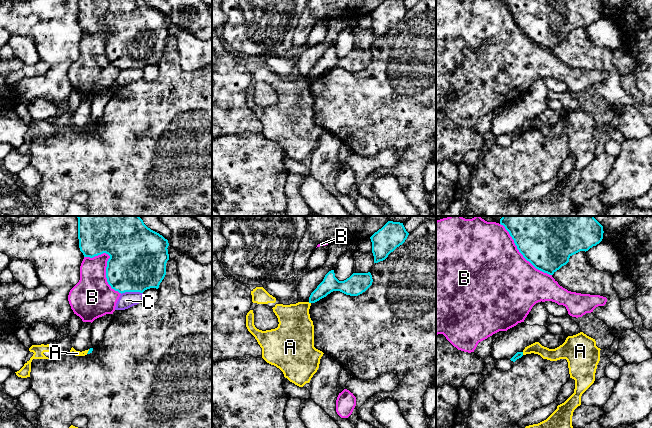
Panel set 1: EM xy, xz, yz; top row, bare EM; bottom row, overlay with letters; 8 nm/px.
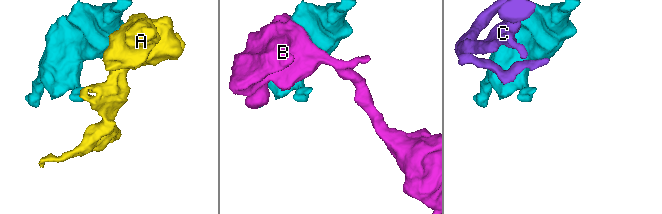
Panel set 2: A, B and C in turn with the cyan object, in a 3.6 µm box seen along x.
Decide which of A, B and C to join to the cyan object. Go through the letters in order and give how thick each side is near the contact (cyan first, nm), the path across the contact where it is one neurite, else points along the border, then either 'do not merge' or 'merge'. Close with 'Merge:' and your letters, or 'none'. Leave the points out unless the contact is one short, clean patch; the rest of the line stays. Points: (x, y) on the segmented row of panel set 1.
A: 50/100 nm | along yz (522, 352), (523, 354) | do not merge
B: 460/280 nm | do not merge
C: 460/130 nm | do not merge
Merge: none

